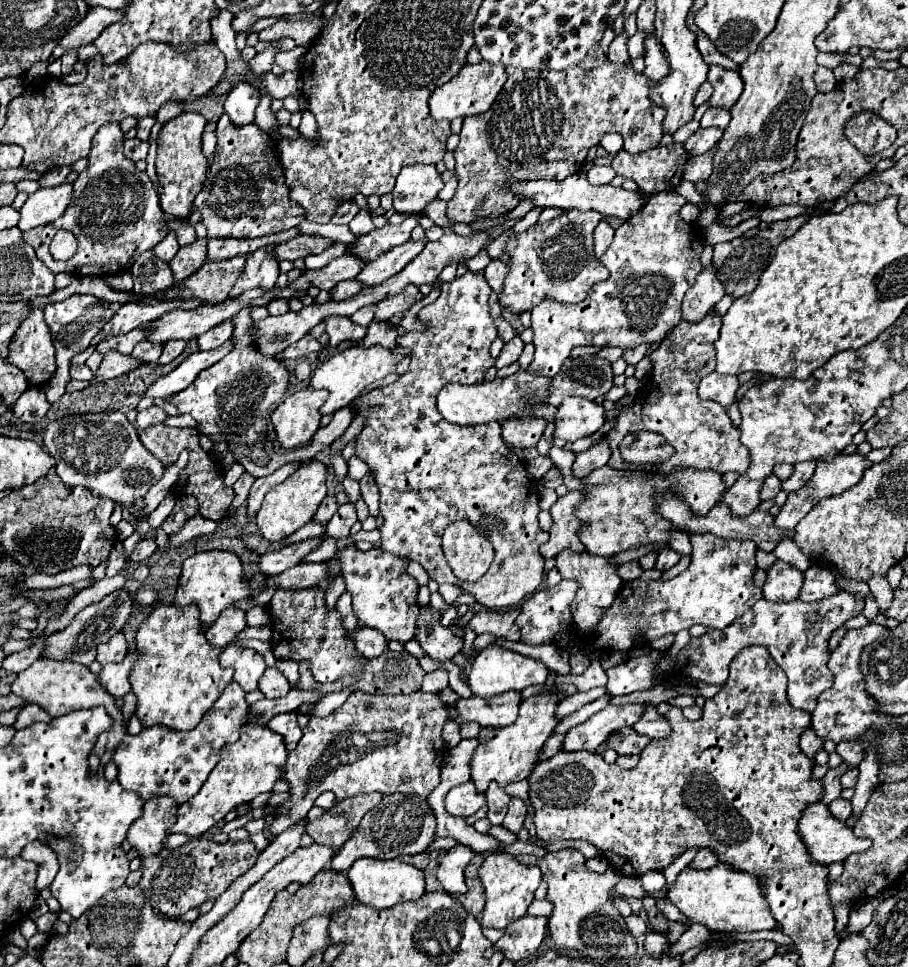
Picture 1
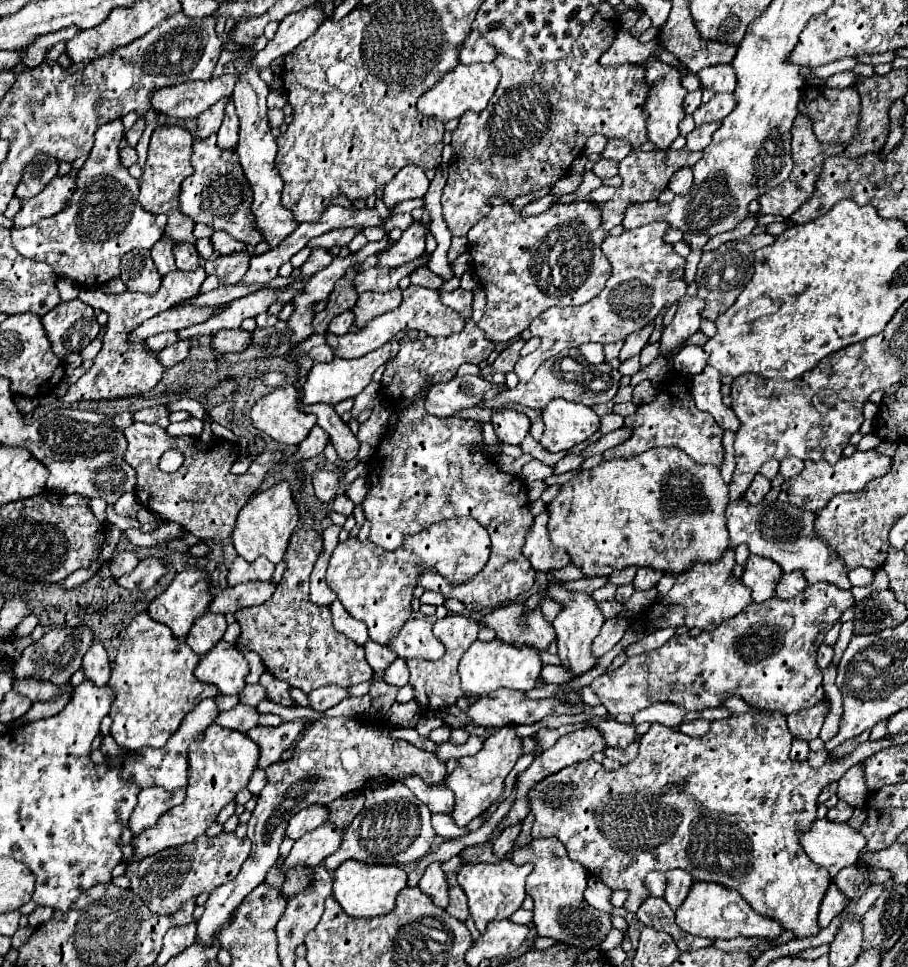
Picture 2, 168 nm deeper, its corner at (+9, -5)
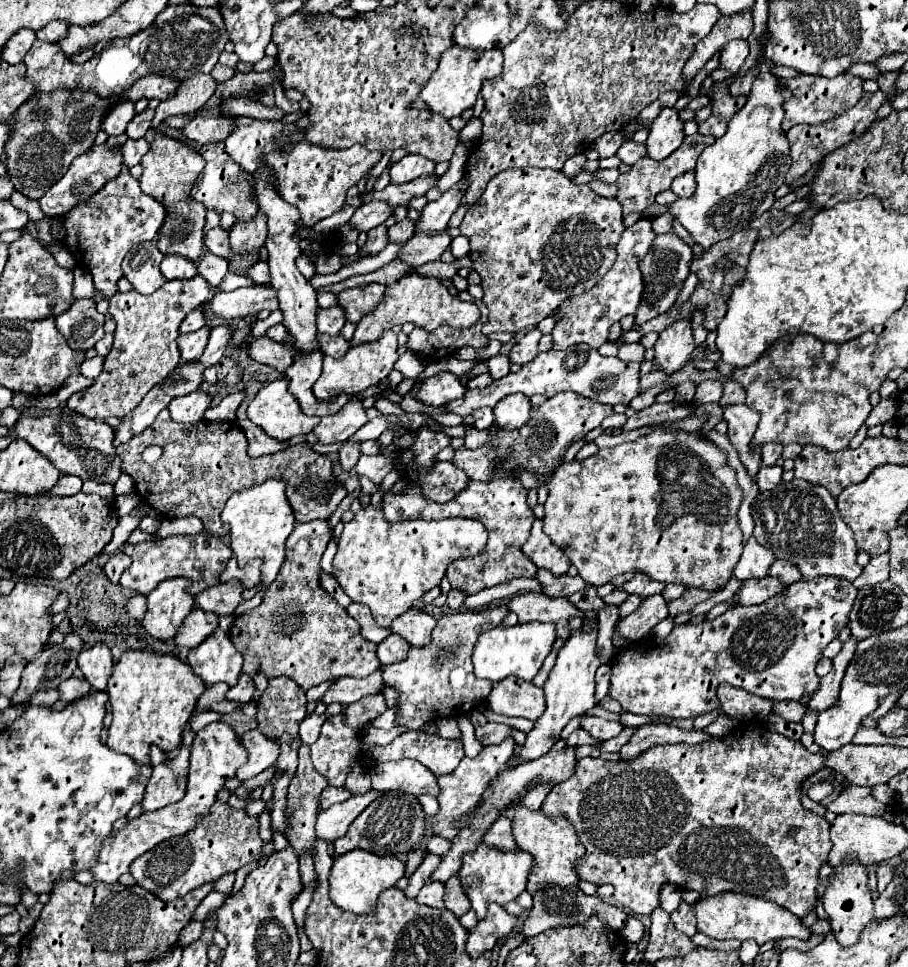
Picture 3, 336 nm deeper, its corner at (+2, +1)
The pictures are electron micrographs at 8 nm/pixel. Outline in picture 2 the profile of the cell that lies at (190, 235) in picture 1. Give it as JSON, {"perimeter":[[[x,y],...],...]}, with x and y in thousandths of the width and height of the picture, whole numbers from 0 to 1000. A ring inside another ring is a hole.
{"perimeter":[[[193,253],[193,270],[199,280],[215,280],[221,274],[221,266],[217,264],[215,253]]]}

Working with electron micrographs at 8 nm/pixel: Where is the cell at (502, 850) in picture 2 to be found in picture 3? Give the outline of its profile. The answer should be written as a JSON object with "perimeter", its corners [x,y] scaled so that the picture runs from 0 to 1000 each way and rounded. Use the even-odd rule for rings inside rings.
{"perimeter":[[[551,845],[540,855],[540,859],[533,863],[533,872],[544,876],[544,878],[551,878],[551,880],[568,878],[568,872],[566,872],[566,866],[564,866],[564,849],[559,845]]]}

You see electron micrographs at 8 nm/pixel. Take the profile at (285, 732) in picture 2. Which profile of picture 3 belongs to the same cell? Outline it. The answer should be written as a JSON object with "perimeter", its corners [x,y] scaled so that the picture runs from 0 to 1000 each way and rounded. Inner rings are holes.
{"perimeter":[[[284,754],[271,756],[267,760],[267,768],[273,775],[273,789],[260,797],[260,804],[264,808],[271,808],[300,793],[304,789],[304,781],[308,781],[308,768],[304,768],[304,764],[295,764]]]}

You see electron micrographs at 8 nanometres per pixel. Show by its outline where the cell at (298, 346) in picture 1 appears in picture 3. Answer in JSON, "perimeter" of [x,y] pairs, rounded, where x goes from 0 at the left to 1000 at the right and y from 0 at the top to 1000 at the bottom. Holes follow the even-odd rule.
{"perimeter":[[[350,344],[350,355],[352,355],[357,367],[363,367],[363,369],[377,369],[385,359],[383,353],[377,346],[363,349],[363,346],[352,346]]]}

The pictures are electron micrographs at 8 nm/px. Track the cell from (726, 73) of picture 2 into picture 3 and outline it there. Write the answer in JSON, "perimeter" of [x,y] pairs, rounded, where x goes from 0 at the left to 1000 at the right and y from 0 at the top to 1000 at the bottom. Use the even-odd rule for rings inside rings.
{"perimeter":[[[806,42],[800,47],[800,51],[793,57],[793,71],[800,71],[804,75],[813,75],[819,61],[824,59],[824,44],[822,42]]]}

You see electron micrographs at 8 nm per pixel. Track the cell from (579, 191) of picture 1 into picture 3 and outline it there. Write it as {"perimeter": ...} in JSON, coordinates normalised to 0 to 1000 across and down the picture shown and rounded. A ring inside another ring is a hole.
{"perimeter":[[[846,30],[837,36],[835,80],[828,88],[822,109],[804,123],[800,140],[789,144],[769,162],[765,173],[767,200],[758,206],[744,206],[733,212],[733,218],[742,222],[773,255],[782,255],[791,249],[806,245],[808,241],[824,237],[826,231],[846,218],[852,210],[852,198],[863,189],[863,181],[872,169],[870,148],[861,135],[863,102],[872,96],[861,88],[861,82],[850,75],[855,65],[839,59],[841,44],[846,44]]]}

